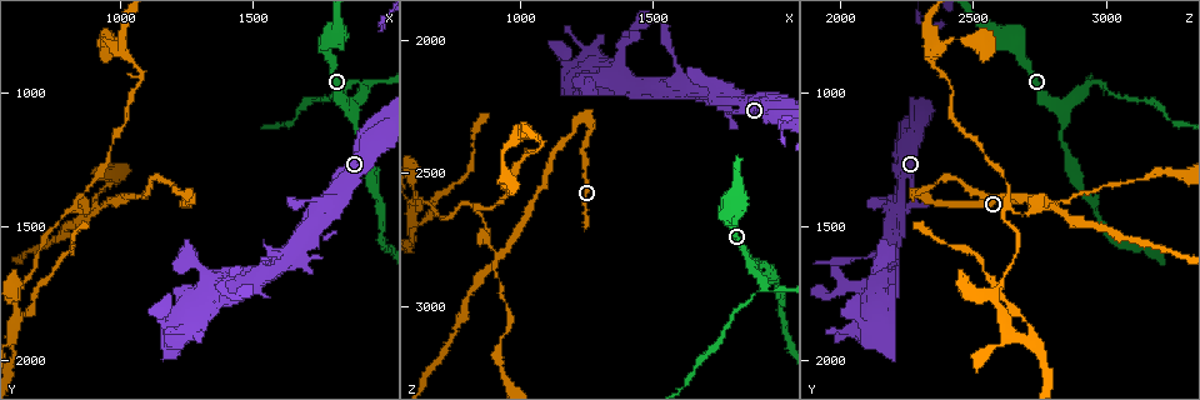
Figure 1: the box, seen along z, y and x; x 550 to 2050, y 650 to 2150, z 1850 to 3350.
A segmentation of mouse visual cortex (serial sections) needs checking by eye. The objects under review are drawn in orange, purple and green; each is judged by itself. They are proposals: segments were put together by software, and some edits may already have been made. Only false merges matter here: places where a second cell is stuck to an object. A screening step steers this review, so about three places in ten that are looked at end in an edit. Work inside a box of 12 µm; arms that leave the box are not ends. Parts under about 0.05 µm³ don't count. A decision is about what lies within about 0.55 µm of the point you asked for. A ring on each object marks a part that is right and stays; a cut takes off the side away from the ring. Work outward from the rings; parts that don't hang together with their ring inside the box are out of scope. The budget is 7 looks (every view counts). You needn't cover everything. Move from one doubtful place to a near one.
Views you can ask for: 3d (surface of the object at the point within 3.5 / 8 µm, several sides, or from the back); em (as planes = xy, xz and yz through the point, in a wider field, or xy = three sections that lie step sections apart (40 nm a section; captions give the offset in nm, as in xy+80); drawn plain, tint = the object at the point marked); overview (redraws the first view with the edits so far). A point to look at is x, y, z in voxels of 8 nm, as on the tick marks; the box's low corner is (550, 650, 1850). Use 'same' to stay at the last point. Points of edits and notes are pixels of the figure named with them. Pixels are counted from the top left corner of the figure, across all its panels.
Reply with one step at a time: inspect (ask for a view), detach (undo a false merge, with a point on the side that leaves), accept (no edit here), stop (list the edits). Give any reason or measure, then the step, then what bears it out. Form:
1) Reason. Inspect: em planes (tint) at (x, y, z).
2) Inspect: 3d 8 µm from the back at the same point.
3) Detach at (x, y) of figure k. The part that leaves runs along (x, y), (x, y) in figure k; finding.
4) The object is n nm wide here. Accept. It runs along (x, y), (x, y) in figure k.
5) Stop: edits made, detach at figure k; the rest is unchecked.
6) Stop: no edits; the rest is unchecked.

Calibre changes. Inspect: 3d 3.5 µm at (1900, 980, 2920).

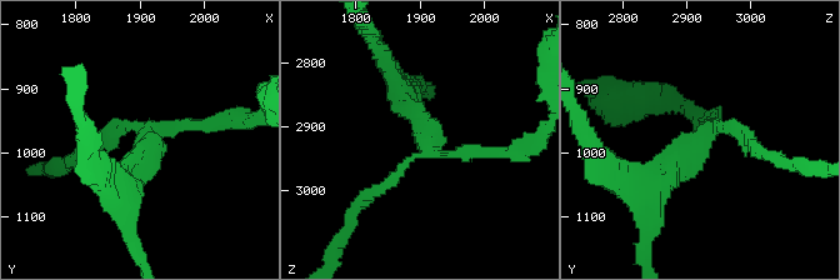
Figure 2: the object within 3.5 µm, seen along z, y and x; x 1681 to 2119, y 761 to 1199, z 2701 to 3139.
Inspect: em planes (tint) at (1905, 980, 2930).

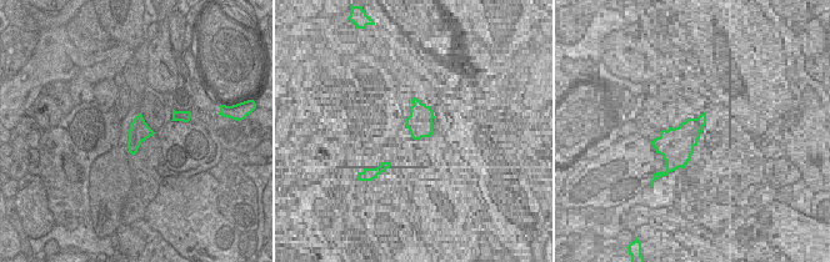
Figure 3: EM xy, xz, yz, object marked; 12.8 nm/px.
The arms are 200, 200, 300 nm wide. Detach at (109, 144) of figure 2. The part that leaves runs along (421, 154), (364, 199), (349, 230) in figure 2; two cells meet here.

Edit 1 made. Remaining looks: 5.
Inspect: overview.

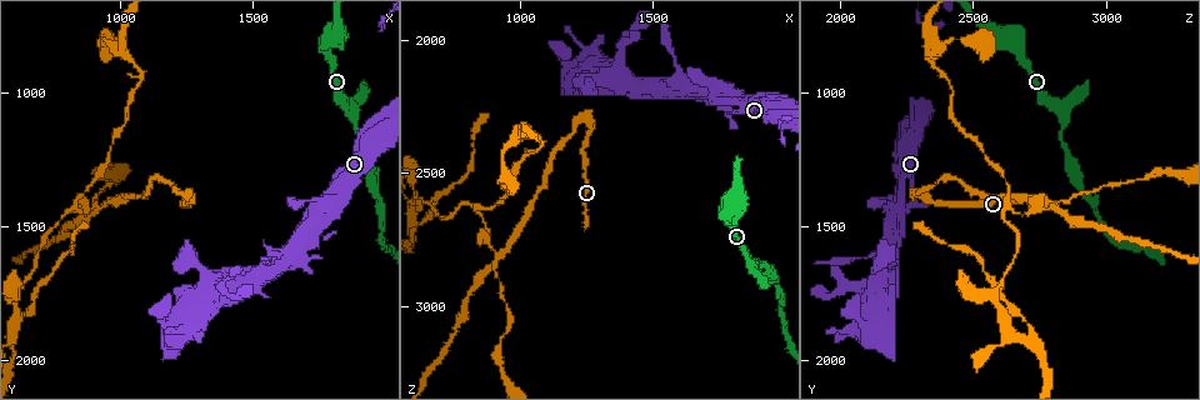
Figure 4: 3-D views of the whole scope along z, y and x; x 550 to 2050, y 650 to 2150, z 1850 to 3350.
Sharp bend. Inspect: 3d 8 µm at (1240, 1370, 2290).

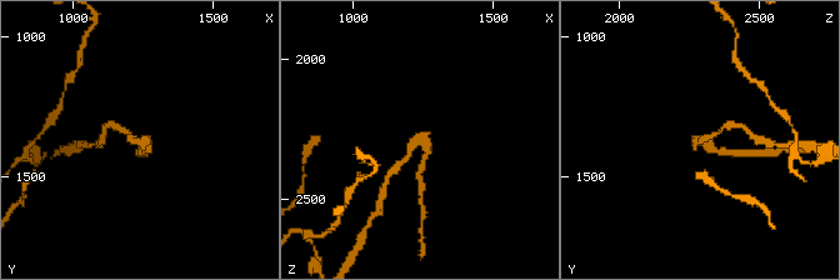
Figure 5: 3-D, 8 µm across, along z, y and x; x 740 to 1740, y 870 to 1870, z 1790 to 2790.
The arms are 200, 200 nm wide; need the tissue. Inspect: em xy step 1 (tint) at (1260, 1370, 2280).

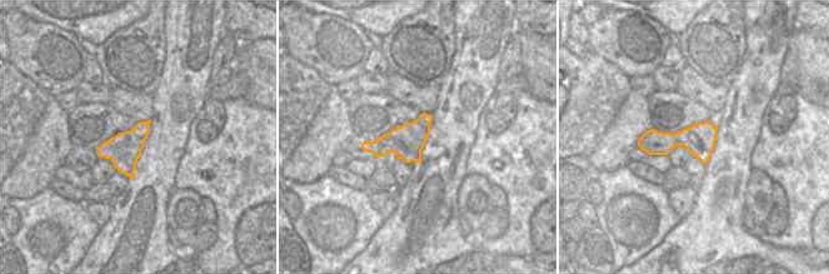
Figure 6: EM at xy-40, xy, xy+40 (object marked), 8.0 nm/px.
The object is 280 nm wide here. Detach at (116, 126) of figure 5. The part that leaves runs along (136, 140), (119, 126), (106, 125) in figure 5; two cells meet here.

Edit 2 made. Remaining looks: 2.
Small branch off a trunk. Inspect: 3d 3.5 µm at (1330, 1680, 2170).

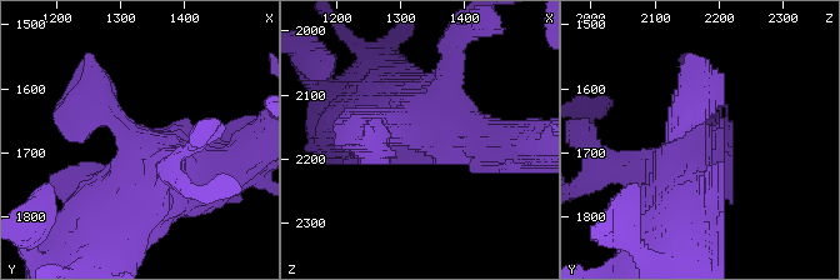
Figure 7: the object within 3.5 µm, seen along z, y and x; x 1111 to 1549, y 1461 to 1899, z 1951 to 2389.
Accept. It runs along (206, 170), (141, 170), (69, 243) in figure 7; all the same cell.

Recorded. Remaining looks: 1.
Stop: edits made, detach at figure 2, detach at figure 5; the rest is unchecked.

